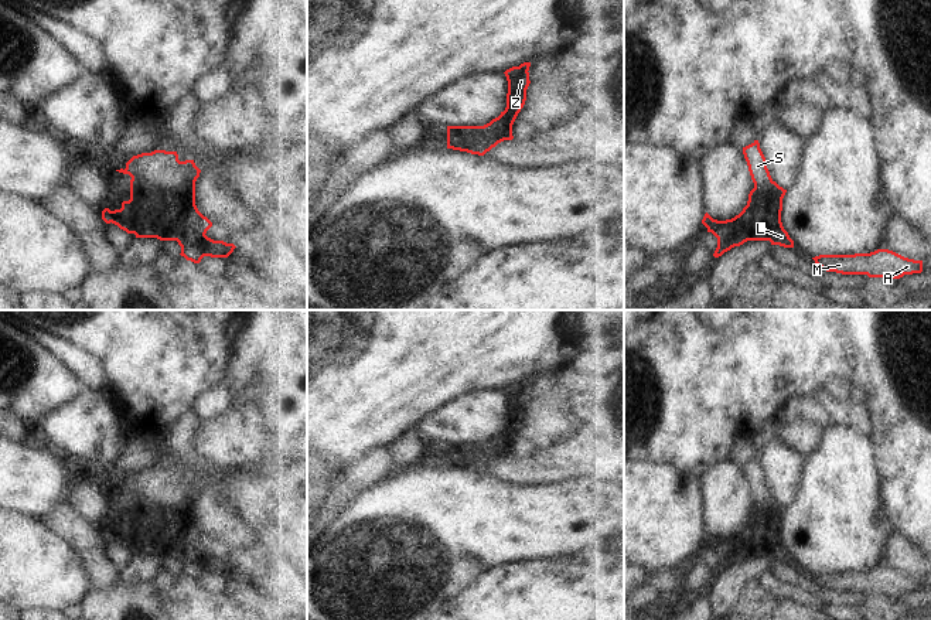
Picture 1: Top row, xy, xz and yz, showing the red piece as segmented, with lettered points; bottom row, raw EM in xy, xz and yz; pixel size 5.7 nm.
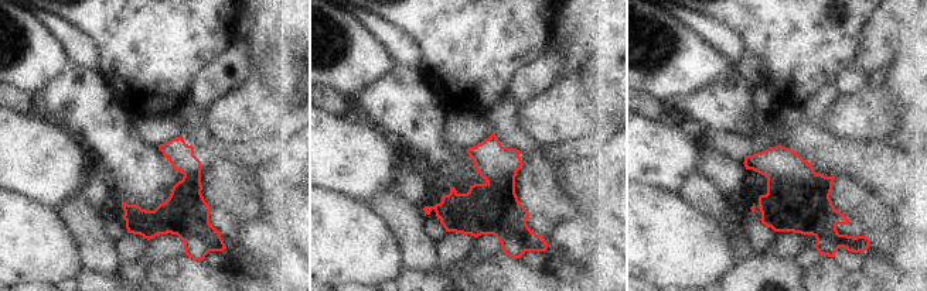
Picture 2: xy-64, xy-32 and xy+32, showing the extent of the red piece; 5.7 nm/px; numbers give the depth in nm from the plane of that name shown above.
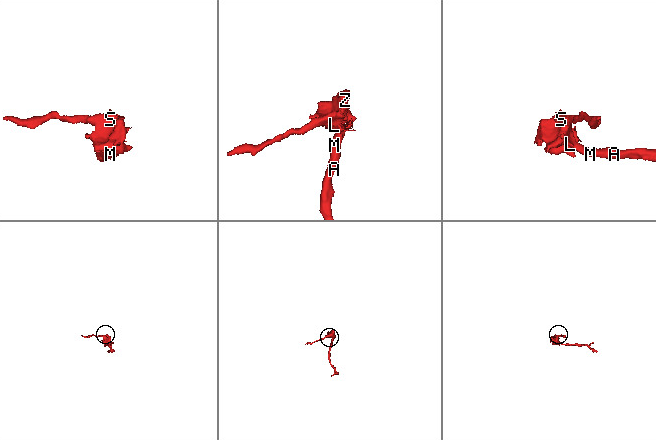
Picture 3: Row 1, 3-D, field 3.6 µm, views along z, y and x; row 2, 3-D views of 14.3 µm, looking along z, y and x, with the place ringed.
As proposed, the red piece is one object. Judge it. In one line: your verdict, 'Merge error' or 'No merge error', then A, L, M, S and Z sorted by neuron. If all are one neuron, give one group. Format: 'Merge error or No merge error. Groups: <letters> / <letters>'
Merge error. Groups: A L M Z / S

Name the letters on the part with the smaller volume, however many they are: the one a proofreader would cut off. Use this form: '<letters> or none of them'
S

